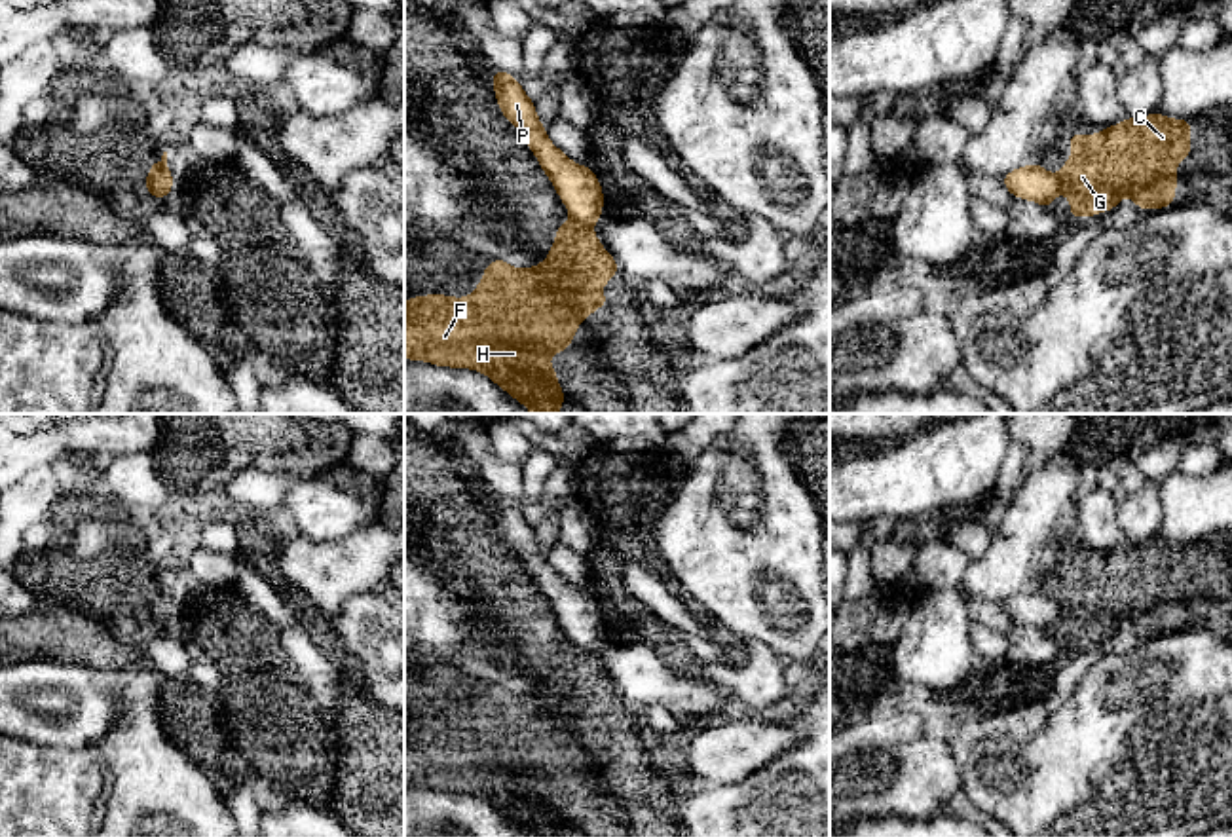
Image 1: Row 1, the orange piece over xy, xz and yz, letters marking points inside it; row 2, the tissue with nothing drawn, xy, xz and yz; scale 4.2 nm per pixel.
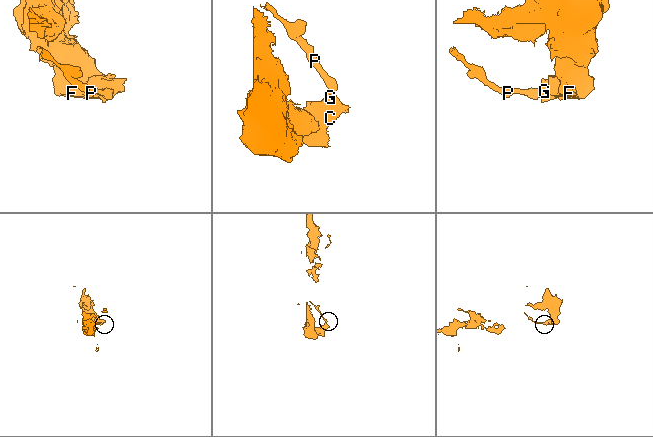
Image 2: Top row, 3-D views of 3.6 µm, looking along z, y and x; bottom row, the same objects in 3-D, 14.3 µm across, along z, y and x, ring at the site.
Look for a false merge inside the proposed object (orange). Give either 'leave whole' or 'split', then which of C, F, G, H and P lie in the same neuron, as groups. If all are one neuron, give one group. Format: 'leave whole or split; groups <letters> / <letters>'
split; groups C F G H / P

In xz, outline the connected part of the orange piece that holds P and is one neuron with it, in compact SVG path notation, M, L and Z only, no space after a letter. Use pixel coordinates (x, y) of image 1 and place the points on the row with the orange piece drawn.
M494 68L494 91L499 110L535 154L539 167L551 178L569 216L588 228L594 226L602 216L604 192L592 167L571 161L551 142L537 118L535 102L513 74Z

